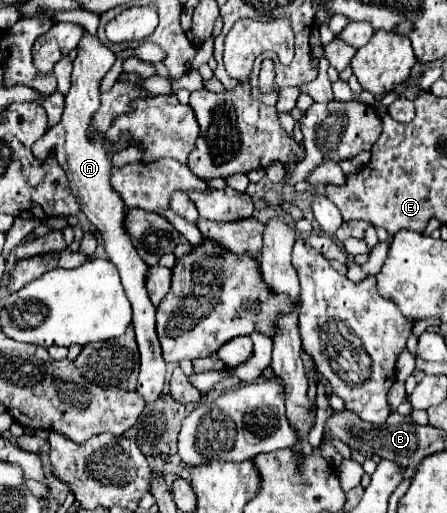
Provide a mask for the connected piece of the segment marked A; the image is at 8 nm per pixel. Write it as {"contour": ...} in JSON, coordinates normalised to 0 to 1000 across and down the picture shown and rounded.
{"contour":[[[188,68],[188,76],[179,80],[179,99],[174,111],[166,115],[166,138],[161,138],[161,170],[157,177],[143,185],[148,209],[139,220],[139,232],[130,244],[121,244],[89,275],[81,275],[72,283],[72,298],[81,298],[81,306],[98,310],[107,302],[107,290],[130,290],[130,318],[139,322],[139,329],[152,341],[157,353],[157,368],[166,376],[166,384],[179,392],[183,415],[215,439],[215,446],[224,450],[228,466],[233,466],[233,481],[242,493],[242,505],[260,517],[282,579],[295,595],[295,634],[304,641],[304,665],[309,665],[309,684],[313,684],[313,731],[309,731],[309,754],[304,762],[322,774],[327,786],[340,786],[367,758],[367,743],[371,743],[371,708],[362,700],[362,684],[358,684],[358,665],[349,657],[349,598],[336,591],[331,583],[331,567],[327,567],[327,528],[331,517],[322,509],[313,509],[313,497],[304,493],[291,458],[277,450],[277,396],[264,384],[264,376],[255,376],[251,361],[246,361],[246,326],[251,314],[228,283],[228,275],[210,271],[201,275],[197,263],[197,248],[206,236],[206,220],[224,209],[224,158],[228,150],[246,138],[246,131],[255,127],[260,111],[255,103],[233,92],[219,72],[206,68]]]}

